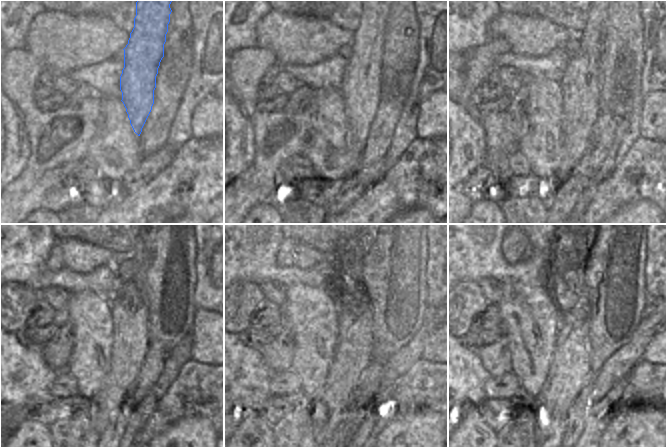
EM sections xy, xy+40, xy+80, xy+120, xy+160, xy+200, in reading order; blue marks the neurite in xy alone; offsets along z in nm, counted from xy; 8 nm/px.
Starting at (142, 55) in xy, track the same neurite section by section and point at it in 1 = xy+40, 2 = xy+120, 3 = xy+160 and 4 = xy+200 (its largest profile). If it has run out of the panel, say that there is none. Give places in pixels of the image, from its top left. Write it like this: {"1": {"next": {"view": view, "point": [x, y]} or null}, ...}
{"1": {"next": {"view": "xy+40", "point": [360, 88]}}, "2": {"next": {"view": "xy+120", "point": [129, 311]}}, "3": {"next": {"view": "xy+160", "point": [353, 353]}}, "4": {"next": {"view": "xy+200", "point": [569, 373]}}}

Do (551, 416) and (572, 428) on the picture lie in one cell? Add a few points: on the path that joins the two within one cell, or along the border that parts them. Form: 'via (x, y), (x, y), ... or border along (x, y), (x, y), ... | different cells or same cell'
border along (573, 402), (568, 410), (566, 429), (562, 436) | different cells

